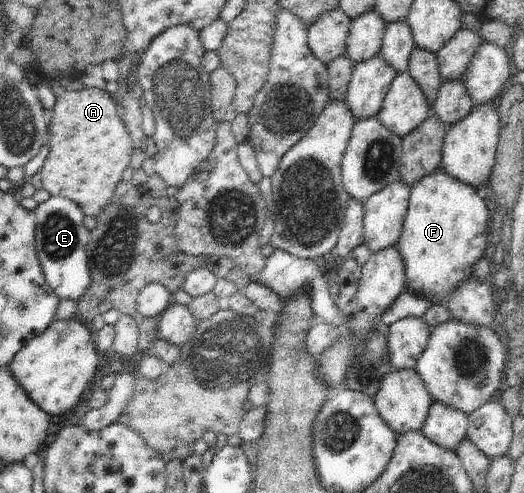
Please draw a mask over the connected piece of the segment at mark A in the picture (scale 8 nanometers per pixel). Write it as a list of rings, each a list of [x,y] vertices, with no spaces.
[[[51,80],[50,83],[56,99],[50,109],[49,153],[39,172],[43,188],[51,196],[71,199],[79,205],[85,216],[90,215],[90,217],[97,218],[104,207],[110,203],[118,182],[122,180],[122,173],[129,167],[134,143],[122,118],[118,115],[117,104],[113,100],[115,96],[98,88],[85,87],[83,90],[66,90],[58,81]]]

